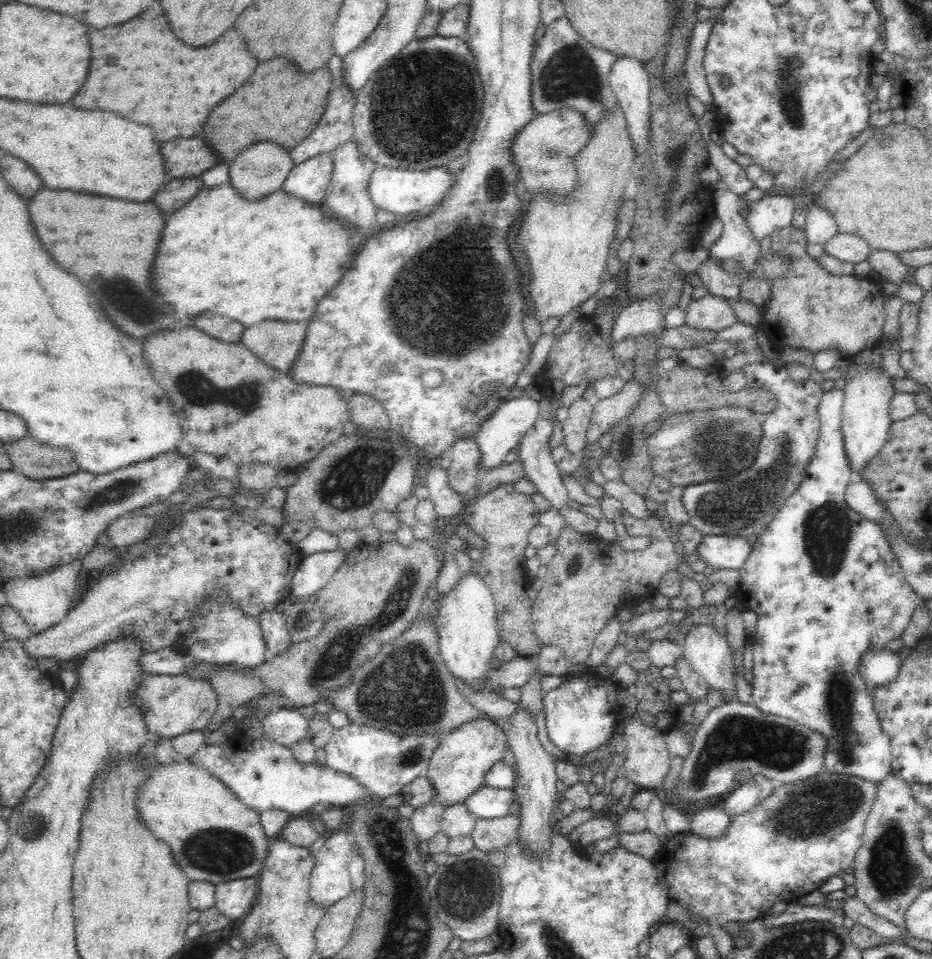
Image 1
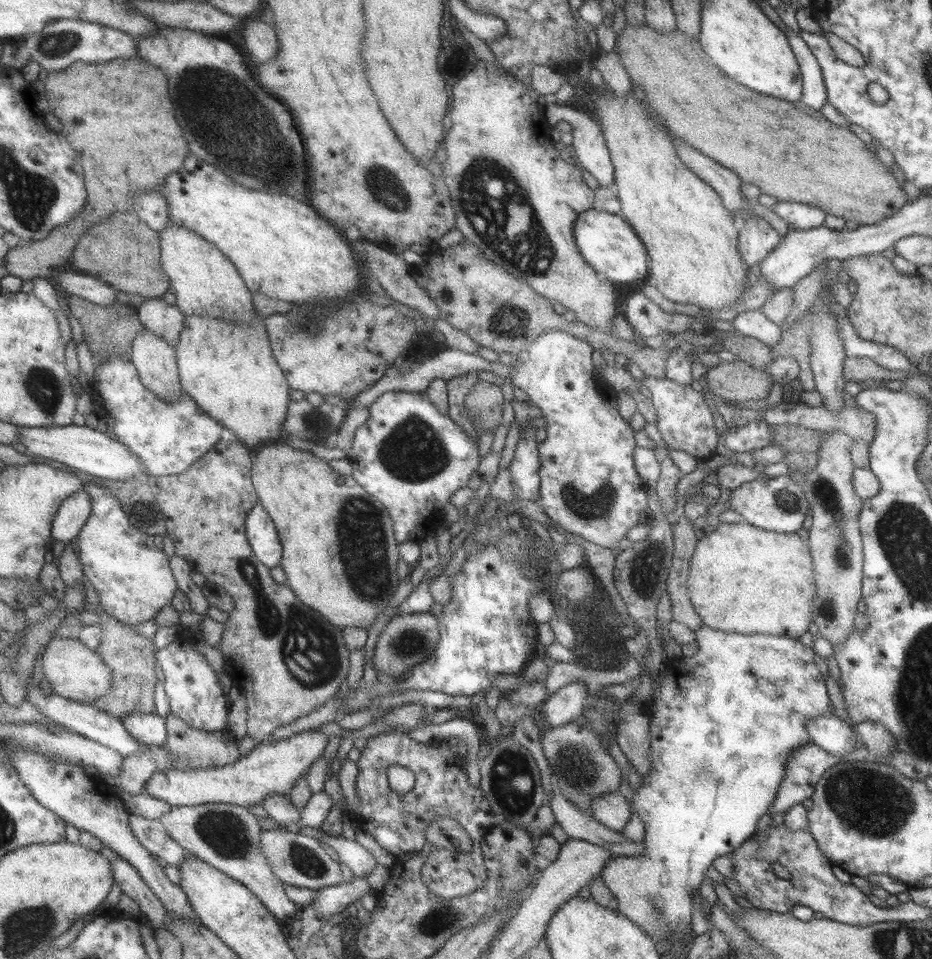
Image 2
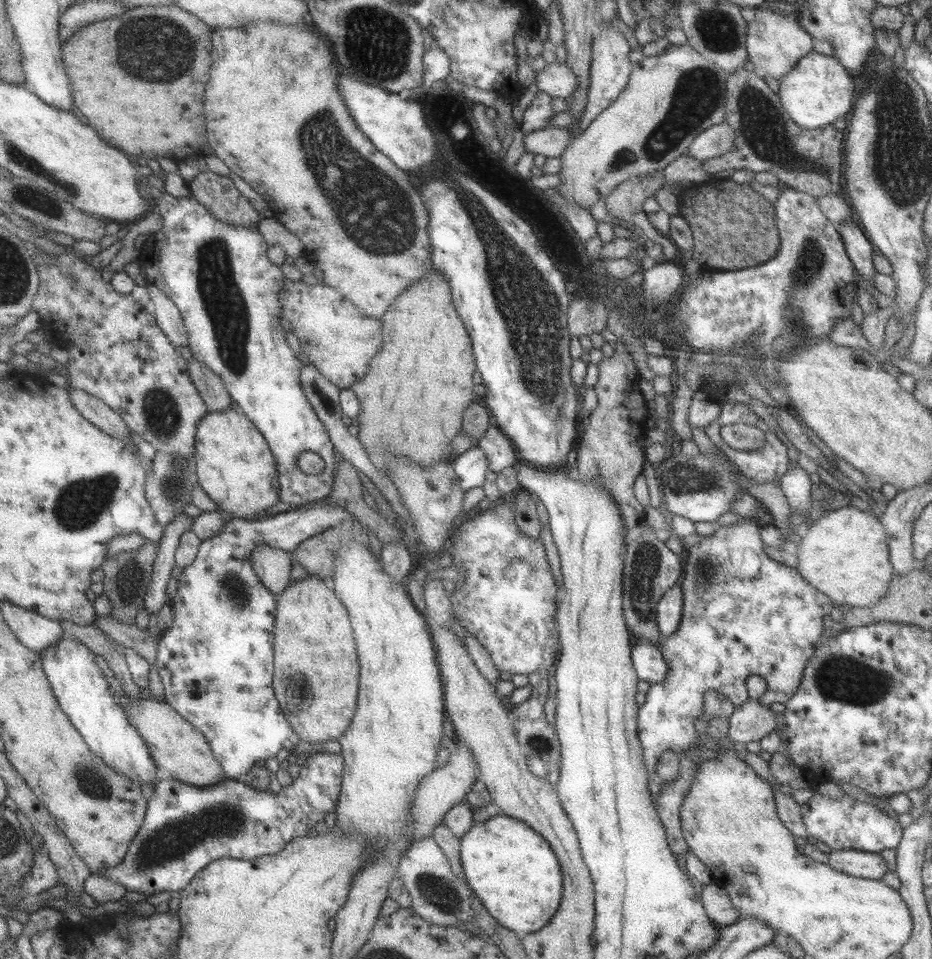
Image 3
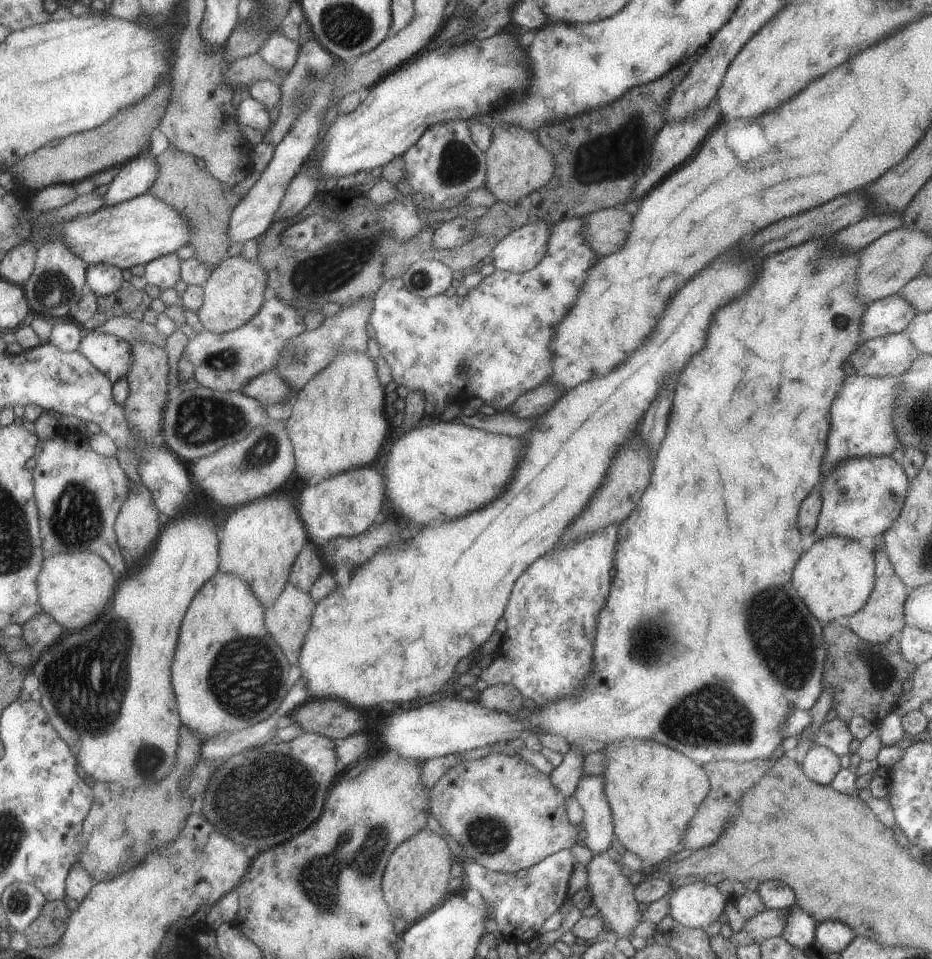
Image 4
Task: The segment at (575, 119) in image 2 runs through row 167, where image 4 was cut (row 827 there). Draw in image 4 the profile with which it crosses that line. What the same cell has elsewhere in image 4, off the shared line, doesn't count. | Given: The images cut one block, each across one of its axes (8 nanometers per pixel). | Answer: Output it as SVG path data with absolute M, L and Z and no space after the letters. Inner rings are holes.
M583 776L573 792L574 798L584 810L582 844L593 856L611 849L616 838L613 814L604 792L604 776Z

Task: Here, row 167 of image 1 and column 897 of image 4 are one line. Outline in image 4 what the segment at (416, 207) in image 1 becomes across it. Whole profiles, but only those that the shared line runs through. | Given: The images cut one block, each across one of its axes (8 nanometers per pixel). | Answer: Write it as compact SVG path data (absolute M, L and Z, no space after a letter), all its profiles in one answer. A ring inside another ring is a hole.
M848 375L844 379L844 386L840 396L834 400L830 408L830 436L828 436L828 450L824 462L832 469L848 458L858 456L888 456L892 455L896 442L894 432L894 402L896 390L902 384L902 375L884 376L876 378L868 375Z

